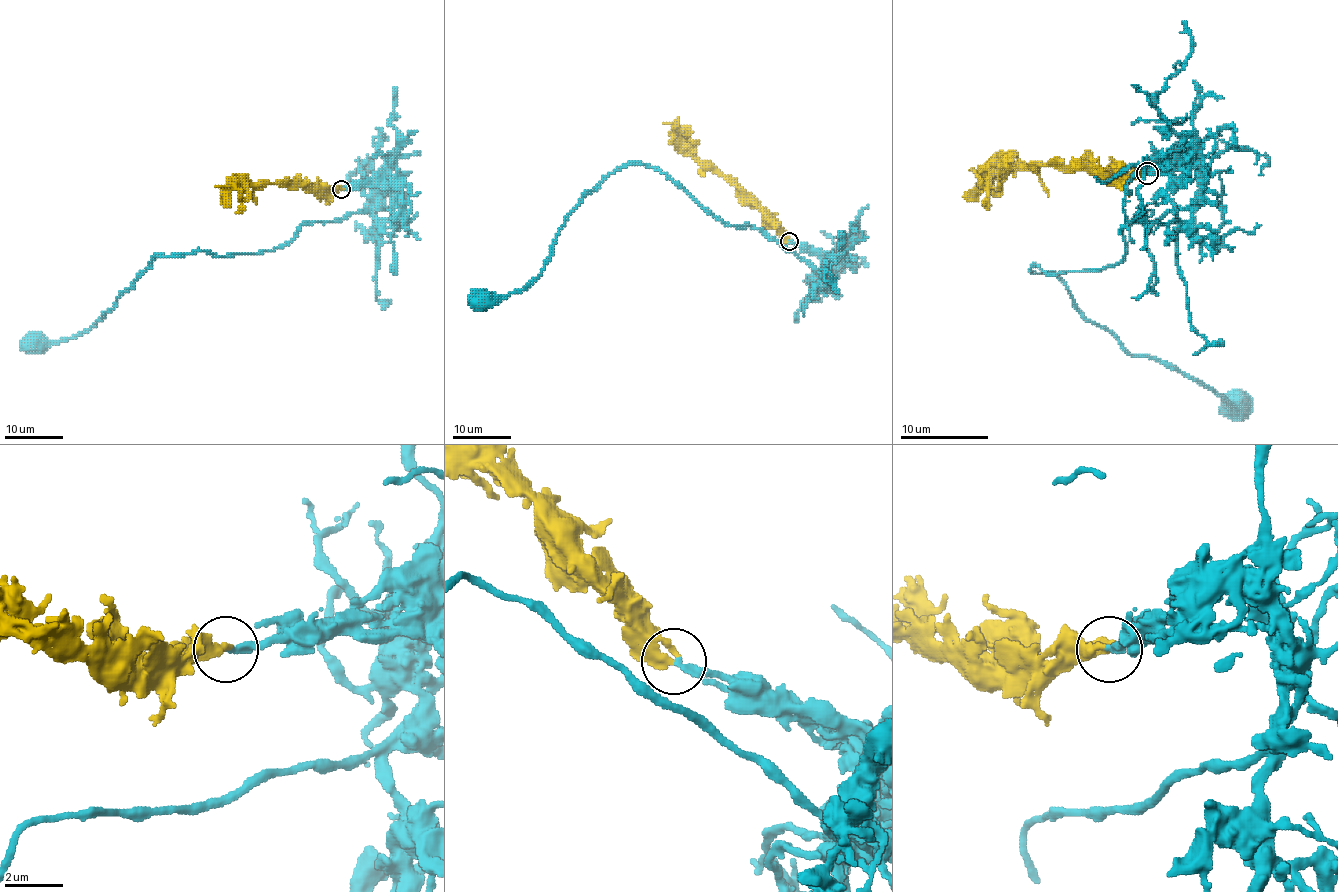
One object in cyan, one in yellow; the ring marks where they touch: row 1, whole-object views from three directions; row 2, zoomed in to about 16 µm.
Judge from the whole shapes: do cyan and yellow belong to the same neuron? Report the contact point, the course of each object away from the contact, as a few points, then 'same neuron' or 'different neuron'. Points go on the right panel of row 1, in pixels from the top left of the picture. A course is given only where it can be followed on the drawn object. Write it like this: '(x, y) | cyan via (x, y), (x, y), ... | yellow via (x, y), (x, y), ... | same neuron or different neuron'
(1147, 173) | cyan via (1147, 172), (1195, 170), (1199, 196), (1127, 223), (1116, 264), (1030, 271), (1052, 273), (1131, 354), (1230, 405) | yellow via (1147, 172), (1103, 177), (1081, 168), (998, 168), (963, 196) | different neuron

